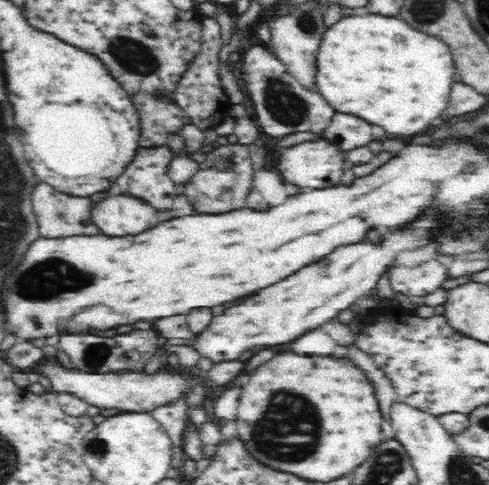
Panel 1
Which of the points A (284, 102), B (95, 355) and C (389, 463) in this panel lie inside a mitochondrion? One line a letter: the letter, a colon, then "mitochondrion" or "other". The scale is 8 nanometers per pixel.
A: mitochondrion
B: mitochondrion
C: mitochondrion

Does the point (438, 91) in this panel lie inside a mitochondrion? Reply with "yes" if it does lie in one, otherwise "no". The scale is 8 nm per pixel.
no

